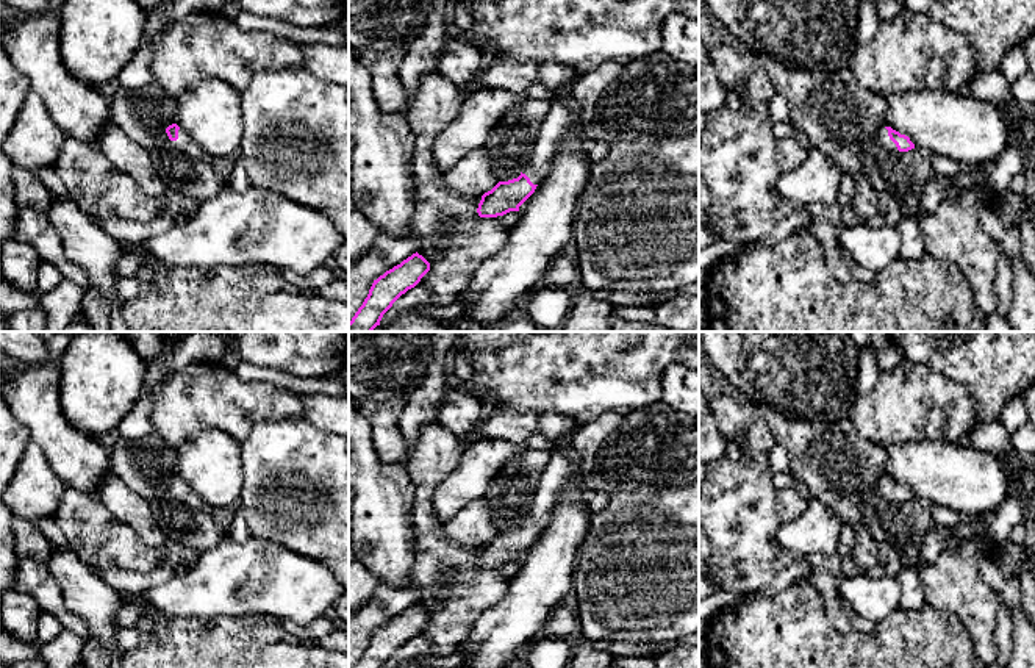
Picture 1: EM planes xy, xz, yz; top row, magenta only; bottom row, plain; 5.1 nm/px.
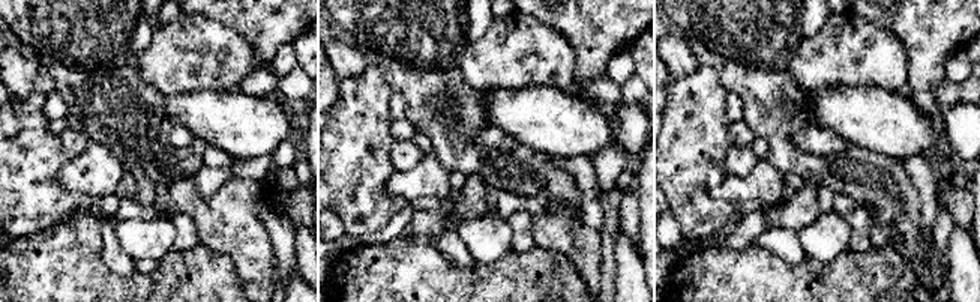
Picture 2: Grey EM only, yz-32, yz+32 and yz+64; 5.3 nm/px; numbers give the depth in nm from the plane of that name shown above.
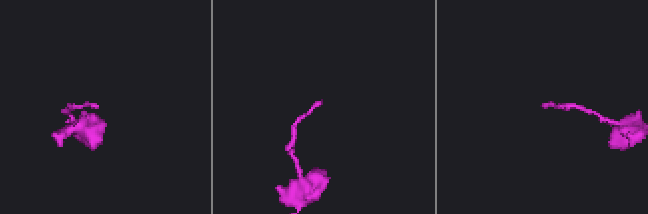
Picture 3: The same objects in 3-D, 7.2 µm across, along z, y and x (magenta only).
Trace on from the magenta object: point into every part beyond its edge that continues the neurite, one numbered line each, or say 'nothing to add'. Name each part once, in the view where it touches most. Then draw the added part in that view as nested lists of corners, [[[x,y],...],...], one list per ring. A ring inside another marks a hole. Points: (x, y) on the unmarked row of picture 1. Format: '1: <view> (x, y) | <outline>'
1: yz (884, 490) | [[[885,477],[880,480],[877,487],[877,494],[891,504],[897,501],[896,494],[890,490],[888,480]]]

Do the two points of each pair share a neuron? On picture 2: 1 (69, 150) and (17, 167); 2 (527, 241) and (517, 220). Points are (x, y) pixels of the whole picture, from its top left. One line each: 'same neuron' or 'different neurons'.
1: different neurons
2: same neuron

